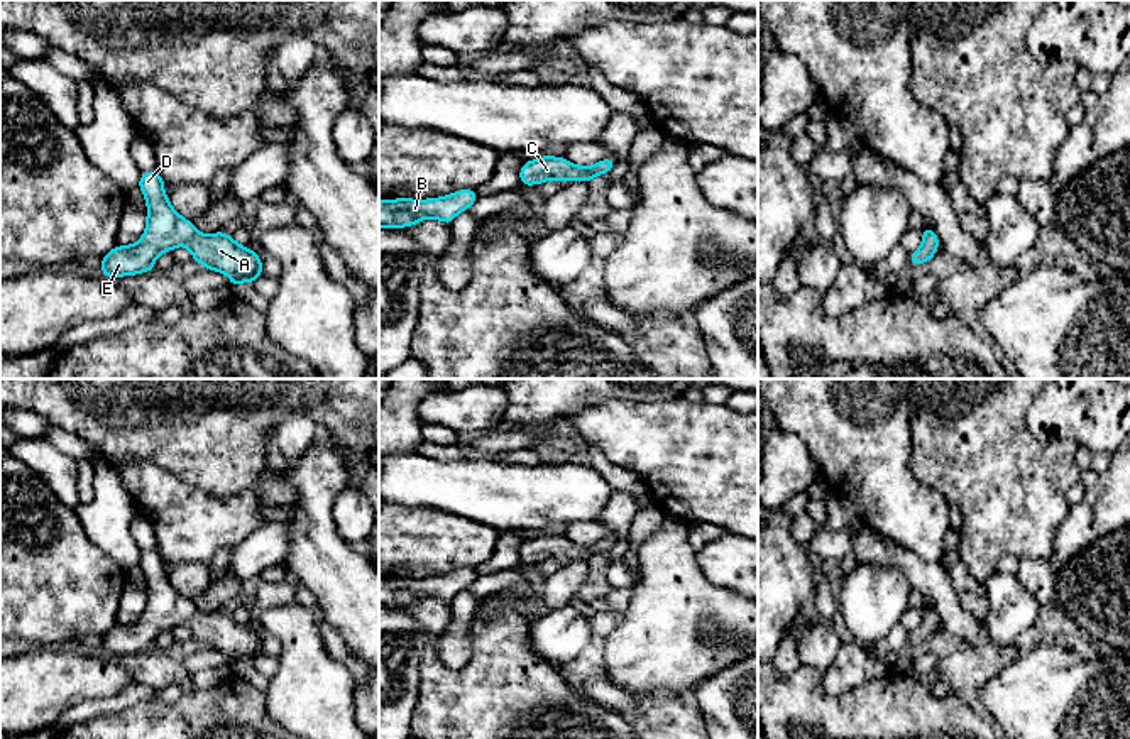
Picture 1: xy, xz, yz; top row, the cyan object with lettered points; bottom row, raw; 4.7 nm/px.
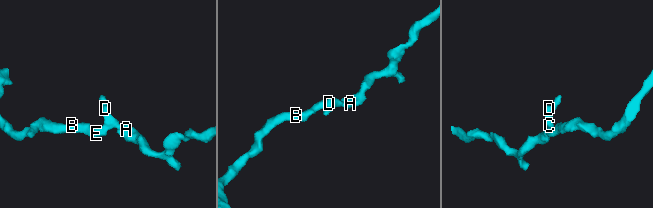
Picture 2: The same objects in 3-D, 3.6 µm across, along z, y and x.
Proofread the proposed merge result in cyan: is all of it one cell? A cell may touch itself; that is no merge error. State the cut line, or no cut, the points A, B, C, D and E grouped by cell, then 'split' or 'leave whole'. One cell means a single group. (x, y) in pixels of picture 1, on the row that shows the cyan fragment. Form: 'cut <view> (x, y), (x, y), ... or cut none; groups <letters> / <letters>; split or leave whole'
cut none; groups A B C D E; leave whole

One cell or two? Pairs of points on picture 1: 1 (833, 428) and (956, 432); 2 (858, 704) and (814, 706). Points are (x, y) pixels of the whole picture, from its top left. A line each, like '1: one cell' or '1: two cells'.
1: two cells
2: one cell

